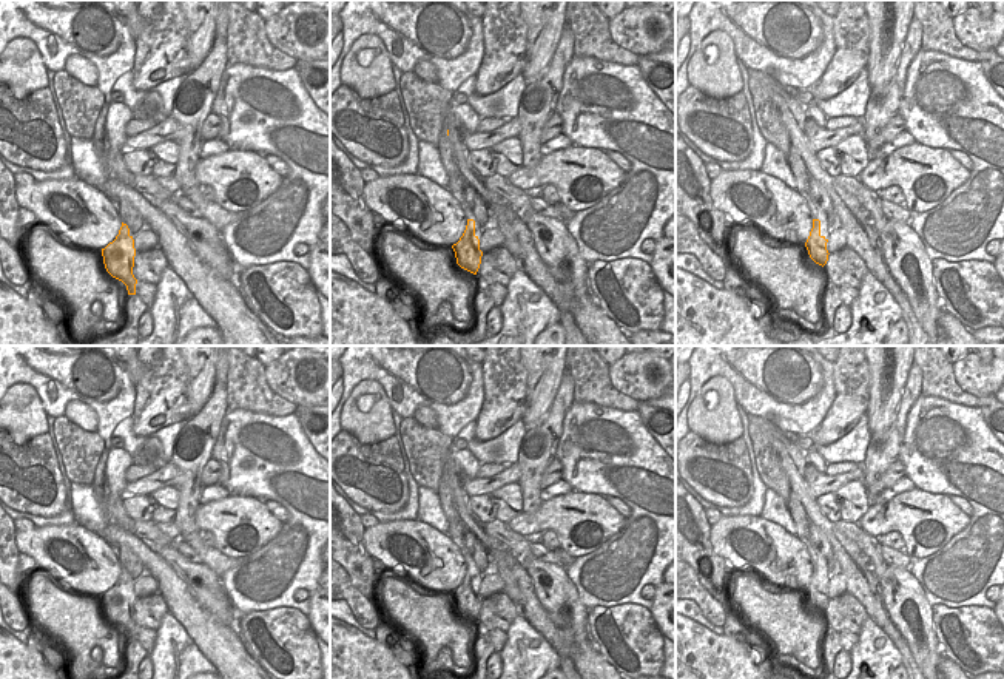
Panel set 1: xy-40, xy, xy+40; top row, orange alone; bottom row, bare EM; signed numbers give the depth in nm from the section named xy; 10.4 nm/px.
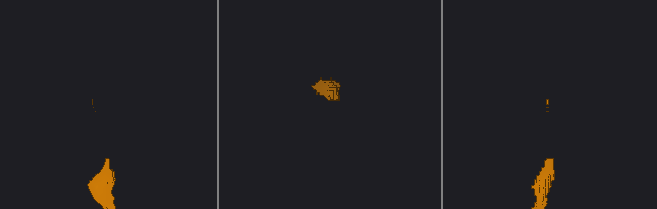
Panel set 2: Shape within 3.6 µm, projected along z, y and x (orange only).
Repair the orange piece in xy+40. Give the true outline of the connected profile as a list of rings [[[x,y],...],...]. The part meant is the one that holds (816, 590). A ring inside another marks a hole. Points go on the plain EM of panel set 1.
[[[813,565],[813,574],[805,588],[805,593],[808,596],[810,603],[822,613],[827,610],[830,600],[827,596],[827,588],[828,585],[820,580],[820,566]]]

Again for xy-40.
[[[122,568],[116,585],[102,594],[102,602],[106,617],[126,631],[128,640],[136,640],[137,625],[133,620],[136,594],[126,569]]]

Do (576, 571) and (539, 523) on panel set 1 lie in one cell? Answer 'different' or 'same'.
different

